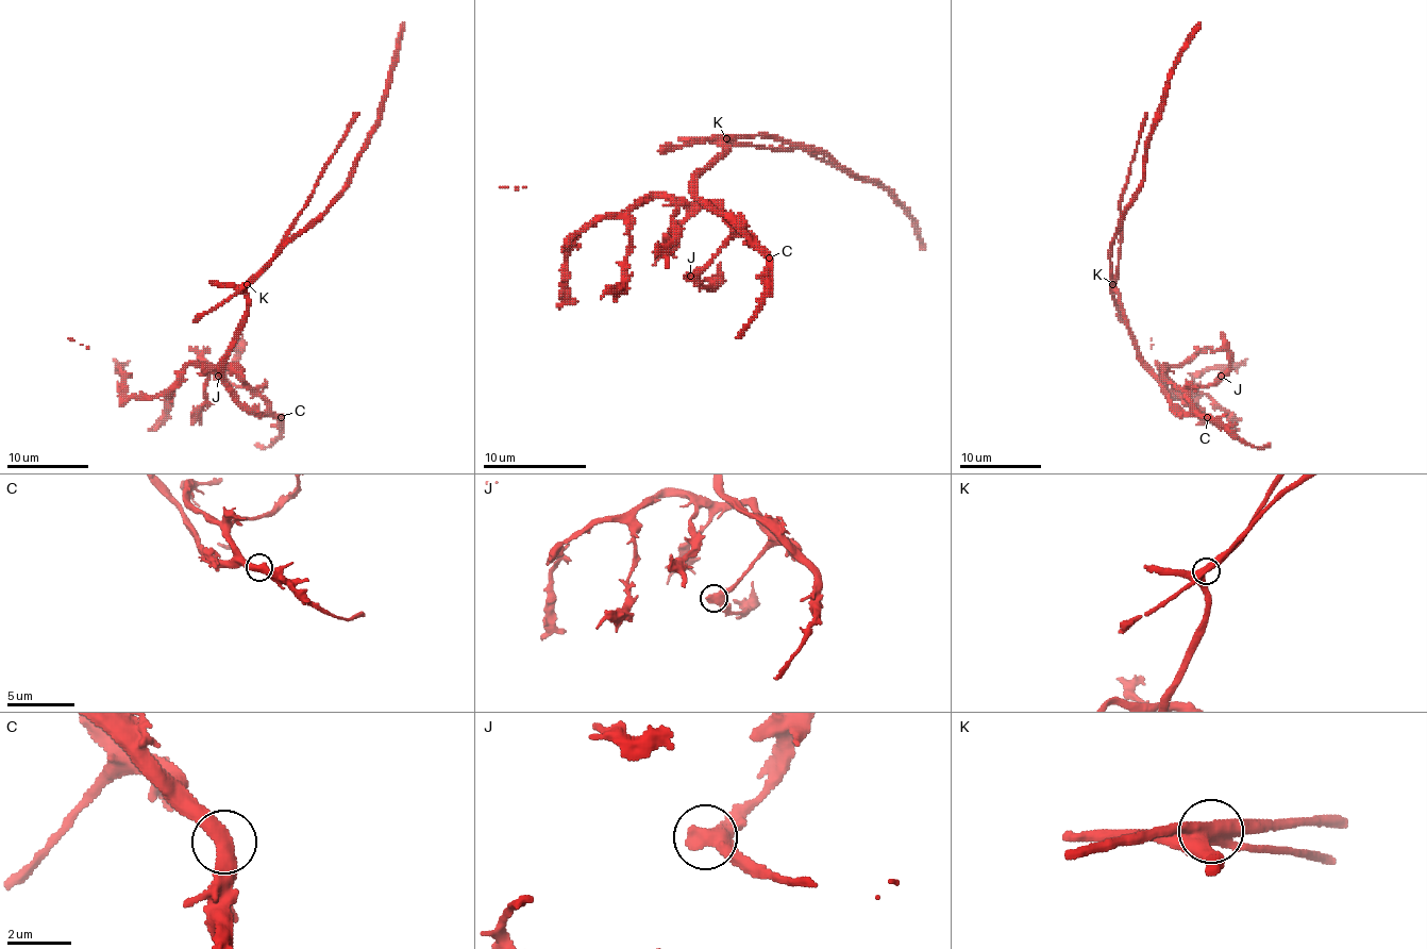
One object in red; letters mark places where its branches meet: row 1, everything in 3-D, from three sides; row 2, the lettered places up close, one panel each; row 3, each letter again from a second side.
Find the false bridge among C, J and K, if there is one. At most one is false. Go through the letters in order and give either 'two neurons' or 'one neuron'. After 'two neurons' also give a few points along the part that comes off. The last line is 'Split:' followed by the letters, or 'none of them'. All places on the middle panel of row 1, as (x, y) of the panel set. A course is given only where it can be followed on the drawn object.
C: one neuron
J: one neuron
K: two neurons; foreign part runs (725, 137), (777, 135), (793, 143), (813, 146), (850, 175), (884, 187), (904, 207), (925, 249)
Split: K

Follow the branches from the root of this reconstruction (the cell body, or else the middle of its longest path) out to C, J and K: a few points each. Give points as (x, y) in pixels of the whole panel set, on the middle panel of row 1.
C: (707, 169), (697, 179), (697, 195), (720, 213), (725, 213), (770, 257)
J: (707, 169), (697, 179), (697, 195), (733, 218), (751, 236), (733, 236), (702, 267), (697, 267), (689, 276)
K: (707, 169), (725, 151), (725, 137)

